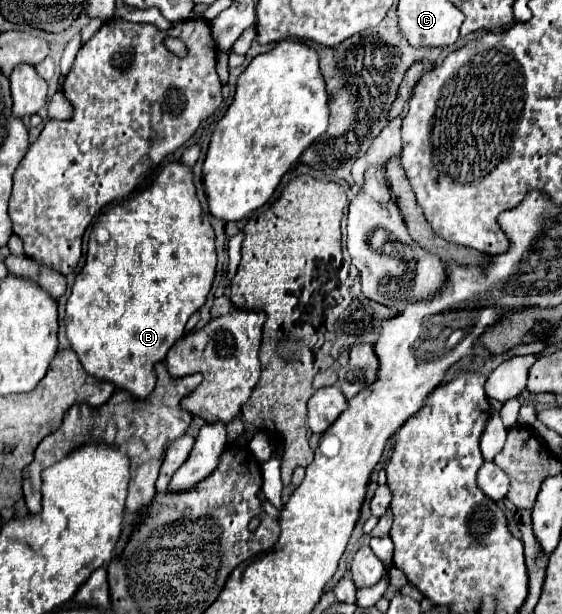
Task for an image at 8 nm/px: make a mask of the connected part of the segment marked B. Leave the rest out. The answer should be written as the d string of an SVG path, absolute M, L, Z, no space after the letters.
M176 160L174 162L168 162L164 166L164 170L158 174L153 180L150 188L146 188L144 192L140 192L138 196L130 198L128 202L124 204L118 204L114 206L112 210L108 210L106 214L100 216L100 220L96 222L96 226L104 226L108 232L110 232L110 240L106 244L98 244L94 238L90 240L88 244L88 252L86 252L86 262L80 270L80 274L76 276L76 282L72 286L72 294L68 298L68 304L66 304L66 336L72 344L72 350L76 352L82 368L96 376L98 380L108 380L112 382L116 388L120 390L126 390L126 392L132 392L132 396L136 398L146 398L152 390L154 390L154 384L156 384L156 372L152 372L154 364L164 360L168 350L172 348L172 344L176 344L176 340L180 340L184 336L184 326L188 322L188 318L206 302L206 296L212 288L212 282L214 282L214 276L216 276L216 250L214 250L214 230L210 226L210 220L208 216L202 212L202 206L196 198L196 190L194 190L193 171L182 164L178 164Z

